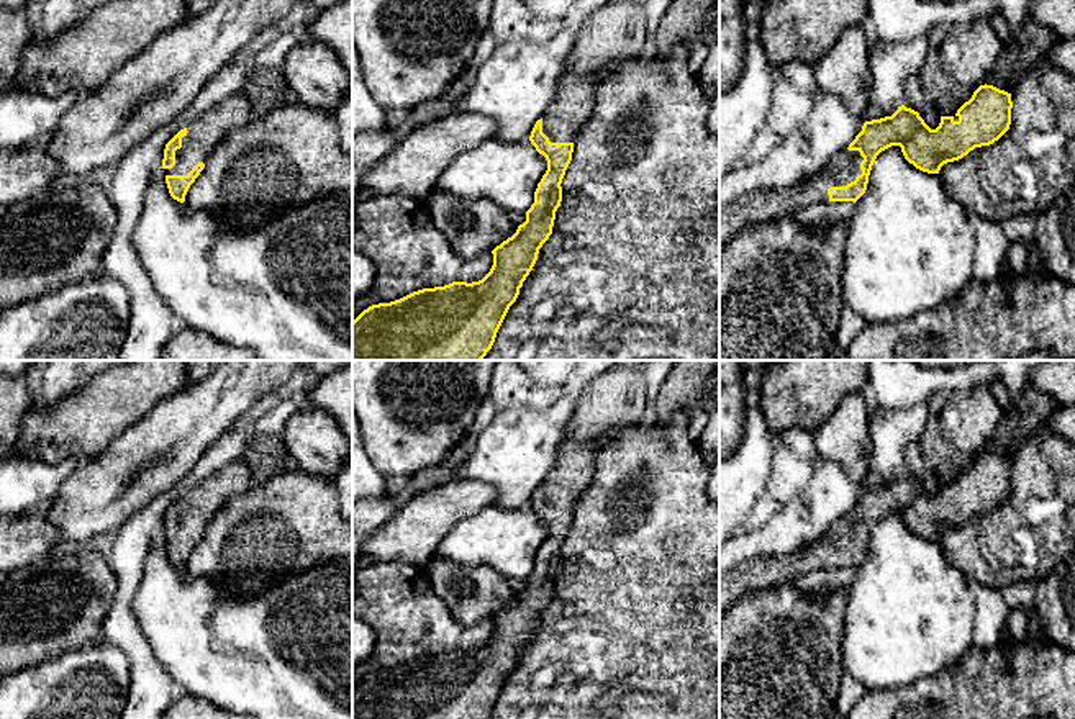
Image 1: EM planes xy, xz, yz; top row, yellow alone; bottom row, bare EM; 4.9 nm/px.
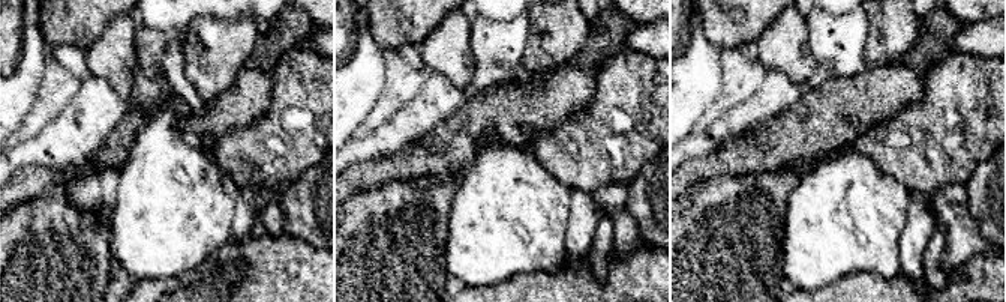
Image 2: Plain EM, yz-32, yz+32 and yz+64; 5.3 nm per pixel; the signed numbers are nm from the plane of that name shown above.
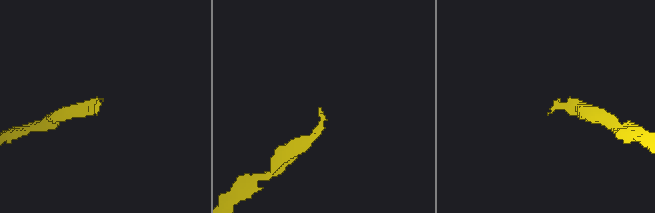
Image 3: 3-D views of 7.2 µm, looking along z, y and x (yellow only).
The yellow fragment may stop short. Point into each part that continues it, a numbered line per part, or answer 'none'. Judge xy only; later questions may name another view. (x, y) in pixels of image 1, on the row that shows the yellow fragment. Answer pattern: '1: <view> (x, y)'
1: xy (210, 128)

